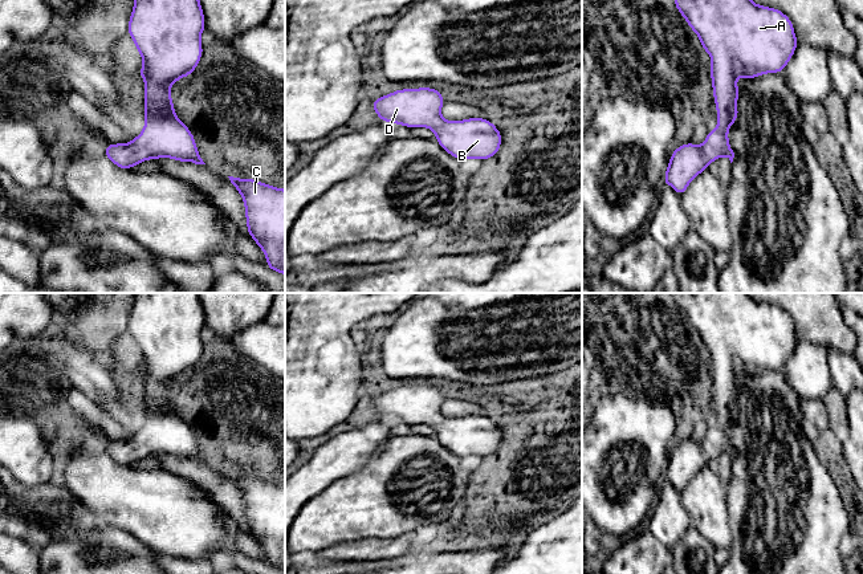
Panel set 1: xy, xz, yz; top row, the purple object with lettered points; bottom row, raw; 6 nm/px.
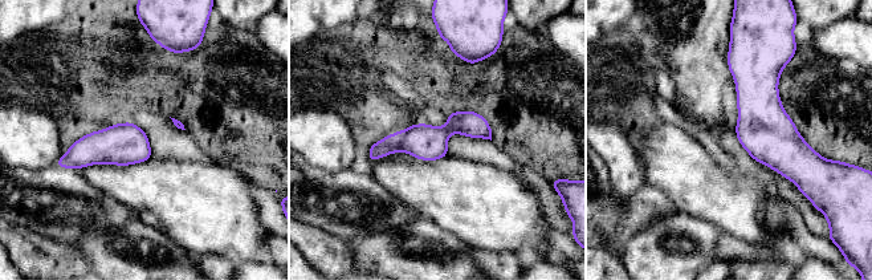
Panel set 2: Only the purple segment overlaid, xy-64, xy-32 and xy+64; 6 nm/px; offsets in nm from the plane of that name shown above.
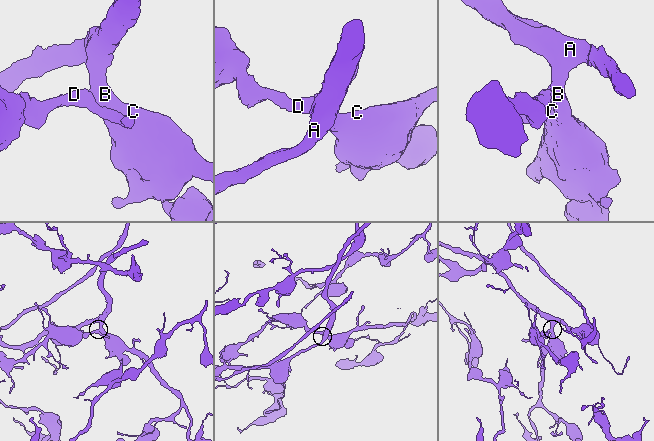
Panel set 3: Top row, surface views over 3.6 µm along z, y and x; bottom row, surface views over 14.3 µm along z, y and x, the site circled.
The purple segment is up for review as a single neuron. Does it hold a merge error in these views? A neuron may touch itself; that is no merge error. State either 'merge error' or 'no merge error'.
no merge error

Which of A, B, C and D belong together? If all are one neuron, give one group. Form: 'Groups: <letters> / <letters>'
Groups: A B C D

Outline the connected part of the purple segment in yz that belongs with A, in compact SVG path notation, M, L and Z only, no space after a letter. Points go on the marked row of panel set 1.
M673 0L676 9L685 19L691 29L699 36L703 50L712 60L709 74L715 105L717 109L717 127L709 130L705 142L695 146L692 142L679 146L669 156L663 184L669 184L681 196L689 183L720 156L733 162L734 152L729 146L729 126L738 118L737 98L740 89L736 78L752 80L766 73L782 73L791 60L799 41L794 34L791 20L779 9L758 5L752 0Z

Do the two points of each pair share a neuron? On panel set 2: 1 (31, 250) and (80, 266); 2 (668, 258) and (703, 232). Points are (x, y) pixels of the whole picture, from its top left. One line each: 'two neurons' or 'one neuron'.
1: one neuron
2: one neuron

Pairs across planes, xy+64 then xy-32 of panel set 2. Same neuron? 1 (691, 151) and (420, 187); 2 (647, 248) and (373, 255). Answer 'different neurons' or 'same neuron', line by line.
1: same neuron
2: same neuron

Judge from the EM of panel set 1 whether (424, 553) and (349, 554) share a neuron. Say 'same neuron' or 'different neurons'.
same neuron

